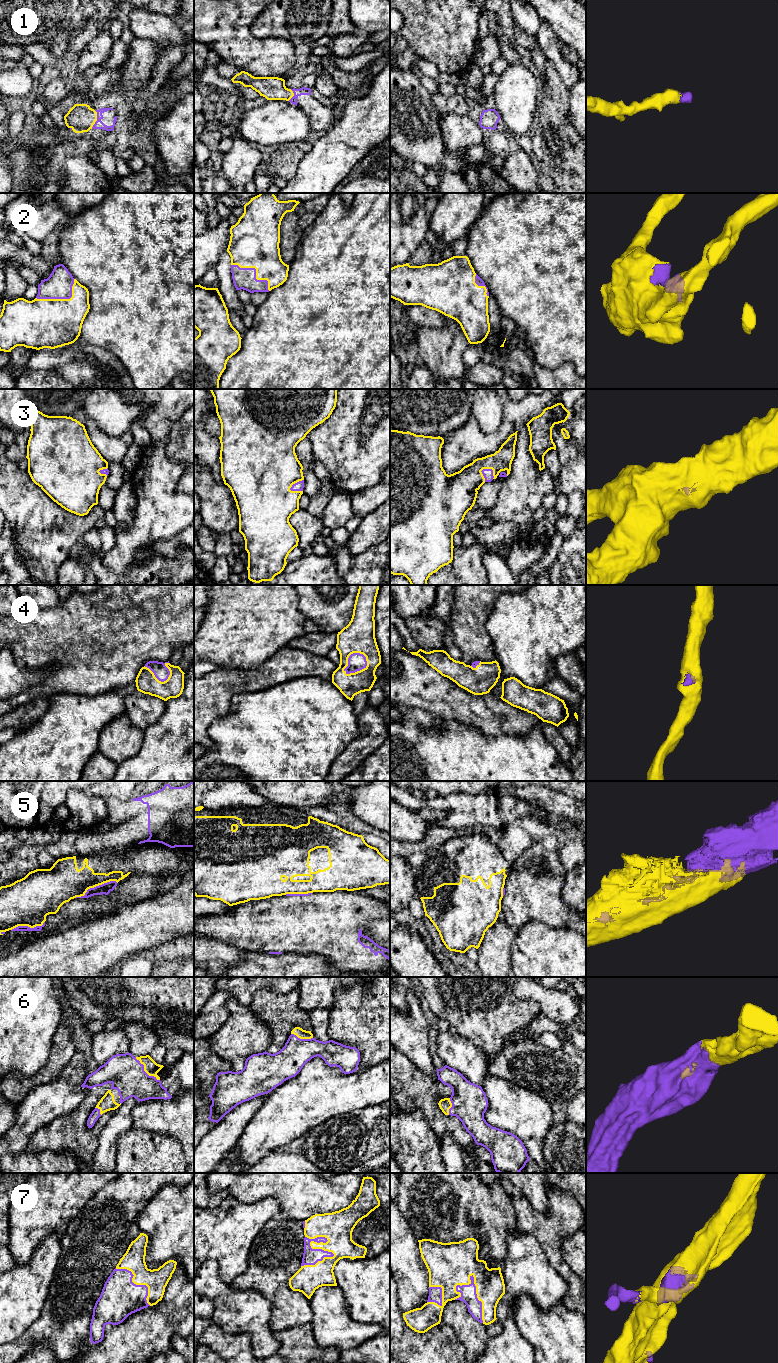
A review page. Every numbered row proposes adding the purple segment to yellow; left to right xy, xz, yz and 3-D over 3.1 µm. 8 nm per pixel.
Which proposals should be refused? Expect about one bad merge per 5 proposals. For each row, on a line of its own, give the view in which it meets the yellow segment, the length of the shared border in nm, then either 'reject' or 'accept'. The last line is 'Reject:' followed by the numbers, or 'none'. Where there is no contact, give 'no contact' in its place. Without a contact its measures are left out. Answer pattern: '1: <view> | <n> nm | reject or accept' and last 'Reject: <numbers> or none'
1: xy | 160 nm | accept
2: xz | 380 nm | accept
3: yz | 130 nm | accept
4: xz | 220 nm | accept
5: xy | 360 nm | reject
6: xy | 280 nm | accept
7: xz | 320 nm | accept
Reject: 5

